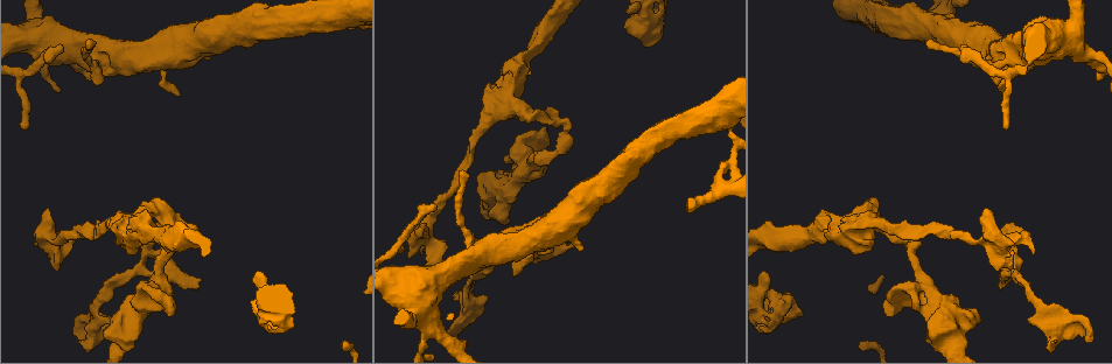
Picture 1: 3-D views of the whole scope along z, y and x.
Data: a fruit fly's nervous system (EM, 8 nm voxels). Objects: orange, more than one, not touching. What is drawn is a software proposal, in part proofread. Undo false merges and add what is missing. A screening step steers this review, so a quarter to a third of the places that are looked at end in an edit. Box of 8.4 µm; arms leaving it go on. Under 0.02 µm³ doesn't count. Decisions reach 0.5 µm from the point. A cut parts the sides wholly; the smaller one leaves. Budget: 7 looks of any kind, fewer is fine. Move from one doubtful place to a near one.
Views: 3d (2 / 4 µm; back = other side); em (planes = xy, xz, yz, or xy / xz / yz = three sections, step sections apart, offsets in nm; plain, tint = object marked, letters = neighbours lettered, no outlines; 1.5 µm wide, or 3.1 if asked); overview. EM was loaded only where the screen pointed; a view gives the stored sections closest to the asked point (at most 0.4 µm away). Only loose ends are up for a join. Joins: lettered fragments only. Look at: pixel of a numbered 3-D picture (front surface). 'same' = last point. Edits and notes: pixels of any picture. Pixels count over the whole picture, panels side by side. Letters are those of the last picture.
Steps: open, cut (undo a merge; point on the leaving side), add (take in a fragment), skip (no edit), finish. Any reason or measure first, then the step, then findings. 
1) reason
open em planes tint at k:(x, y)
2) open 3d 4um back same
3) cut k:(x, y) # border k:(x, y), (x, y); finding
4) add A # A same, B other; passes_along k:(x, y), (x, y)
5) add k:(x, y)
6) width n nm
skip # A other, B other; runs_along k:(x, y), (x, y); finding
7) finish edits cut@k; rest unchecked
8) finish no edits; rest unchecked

free end
open 3d 4um at 1:(409, 255)

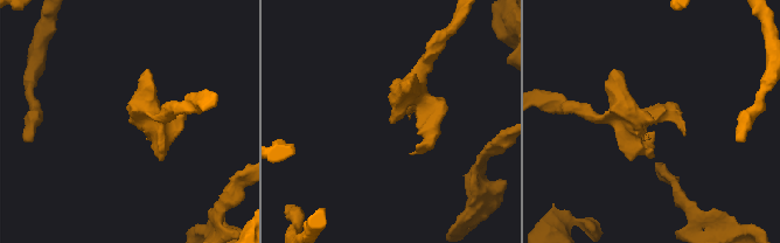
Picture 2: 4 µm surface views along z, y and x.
need the tissue
open em xy step 8 tint at 2:(128, 122)

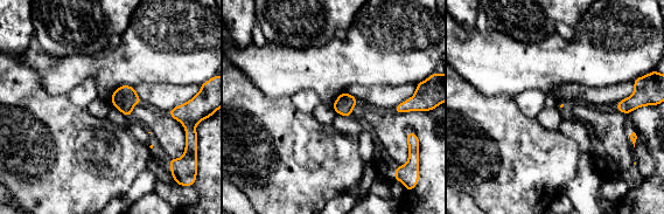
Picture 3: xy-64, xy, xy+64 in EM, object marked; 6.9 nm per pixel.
open em planes letters same

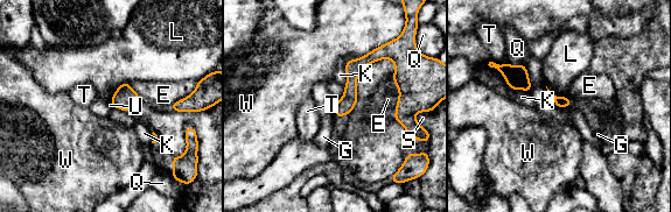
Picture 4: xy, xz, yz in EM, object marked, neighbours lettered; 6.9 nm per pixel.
skip # E other, G other, K other, L other, Q other, S other, T other, U other, W other; border 4:(336, 101), (334, 115); no lettered fragment goes on from it

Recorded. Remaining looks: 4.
abrupt turn
open em planes tint at 1:(525, 259)

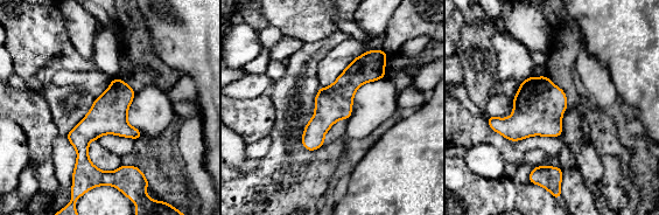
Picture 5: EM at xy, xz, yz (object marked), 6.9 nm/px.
open em planes letters same

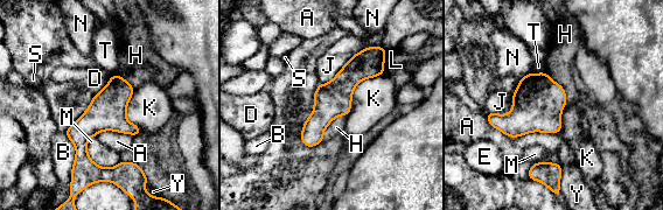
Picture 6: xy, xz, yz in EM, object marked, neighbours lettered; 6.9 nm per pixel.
skip # A other, B other, D other, E other, H other, J other, K other, L other, M other, N other, S other, T other, Y other; runs_along 6:(376, 53), (329, 102), (307, 142); one neuron here

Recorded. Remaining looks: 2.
tapers out
open em xz step 8 tint at 1:(20, 126)

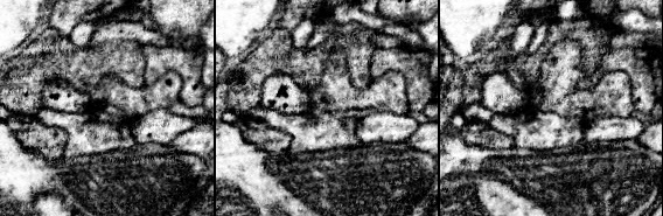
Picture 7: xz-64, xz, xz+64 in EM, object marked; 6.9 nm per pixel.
open em planes letters same

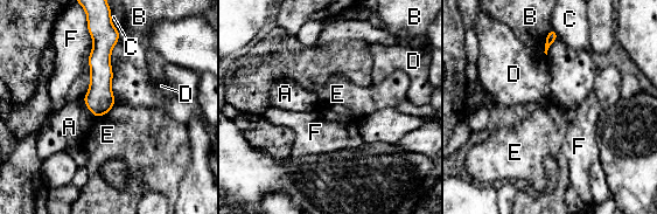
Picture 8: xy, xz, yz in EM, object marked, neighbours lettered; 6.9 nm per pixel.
skip # A other, B other, C other, D other, E other, F other; border 8:(82, 98), (95, 117); none of them fits

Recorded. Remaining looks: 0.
finish no edits; rest unchecked

